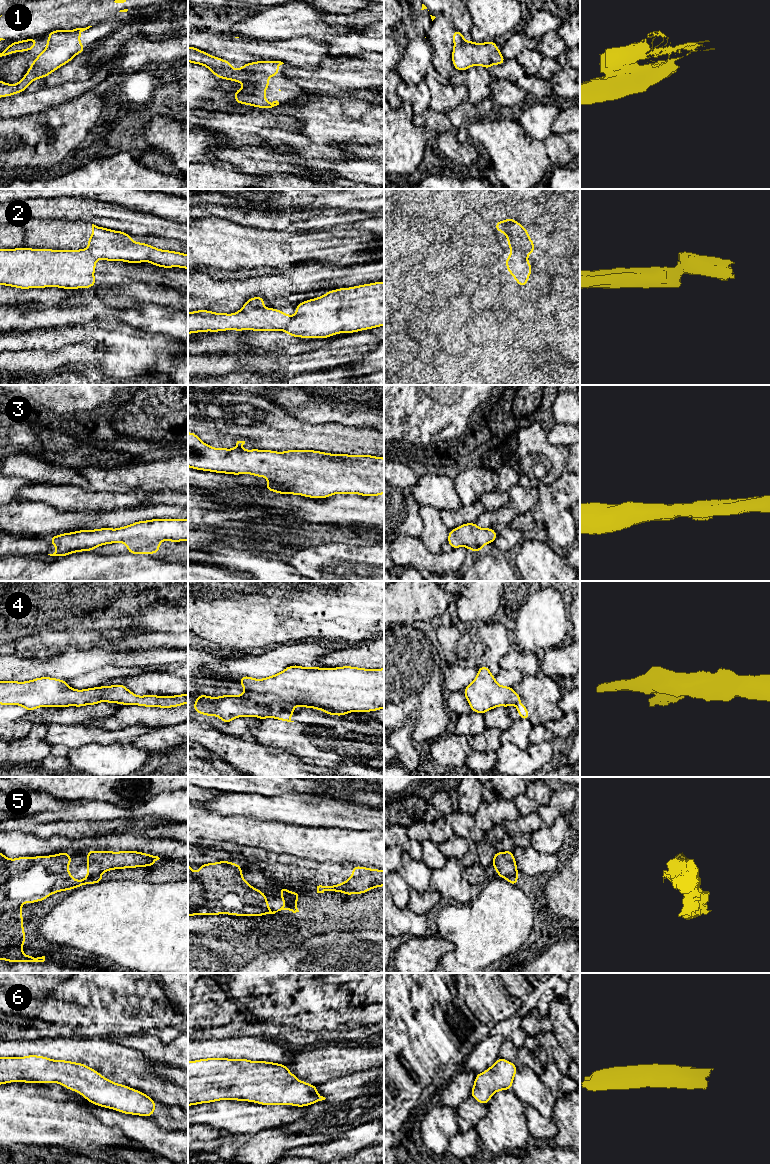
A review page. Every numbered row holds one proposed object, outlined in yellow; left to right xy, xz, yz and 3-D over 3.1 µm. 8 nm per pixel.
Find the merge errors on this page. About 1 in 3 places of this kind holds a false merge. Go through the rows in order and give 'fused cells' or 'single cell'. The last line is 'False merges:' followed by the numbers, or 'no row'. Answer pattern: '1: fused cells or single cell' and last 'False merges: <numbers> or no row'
1: fused cells
2: single cell
3: single cell
4: fused cells
5: single cell
6: single cell
False merges: 1, 4

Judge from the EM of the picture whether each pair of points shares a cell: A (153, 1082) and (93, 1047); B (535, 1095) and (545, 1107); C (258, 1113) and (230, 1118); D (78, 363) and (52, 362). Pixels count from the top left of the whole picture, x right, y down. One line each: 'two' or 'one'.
A: one
B: one
C: one
D: one

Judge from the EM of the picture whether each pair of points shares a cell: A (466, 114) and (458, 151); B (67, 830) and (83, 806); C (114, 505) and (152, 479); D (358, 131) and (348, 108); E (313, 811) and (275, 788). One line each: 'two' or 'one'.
A: one
B: two
C: two
D: one
E: two

